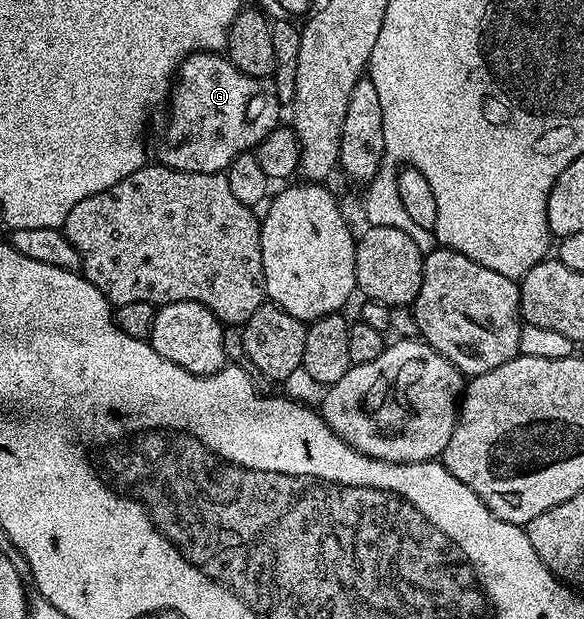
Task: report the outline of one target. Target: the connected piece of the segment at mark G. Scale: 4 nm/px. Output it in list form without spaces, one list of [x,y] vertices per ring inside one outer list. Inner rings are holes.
[[[201,51],[197,55],[189,55],[182,61],[179,68],[179,81],[174,82],[171,88],[171,98],[168,100],[169,120],[165,123],[165,140],[161,143],[161,159],[160,162],[167,167],[173,167],[176,171],[194,171],[195,173],[221,173],[230,165],[231,161],[235,161],[235,157],[252,152],[263,141],[263,137],[267,137],[267,133],[271,133],[282,122],[281,111],[283,105],[277,99],[277,91],[273,87],[272,78],[256,79],[250,75],[245,75],[240,71],[233,62],[221,53],[211,51]]]

